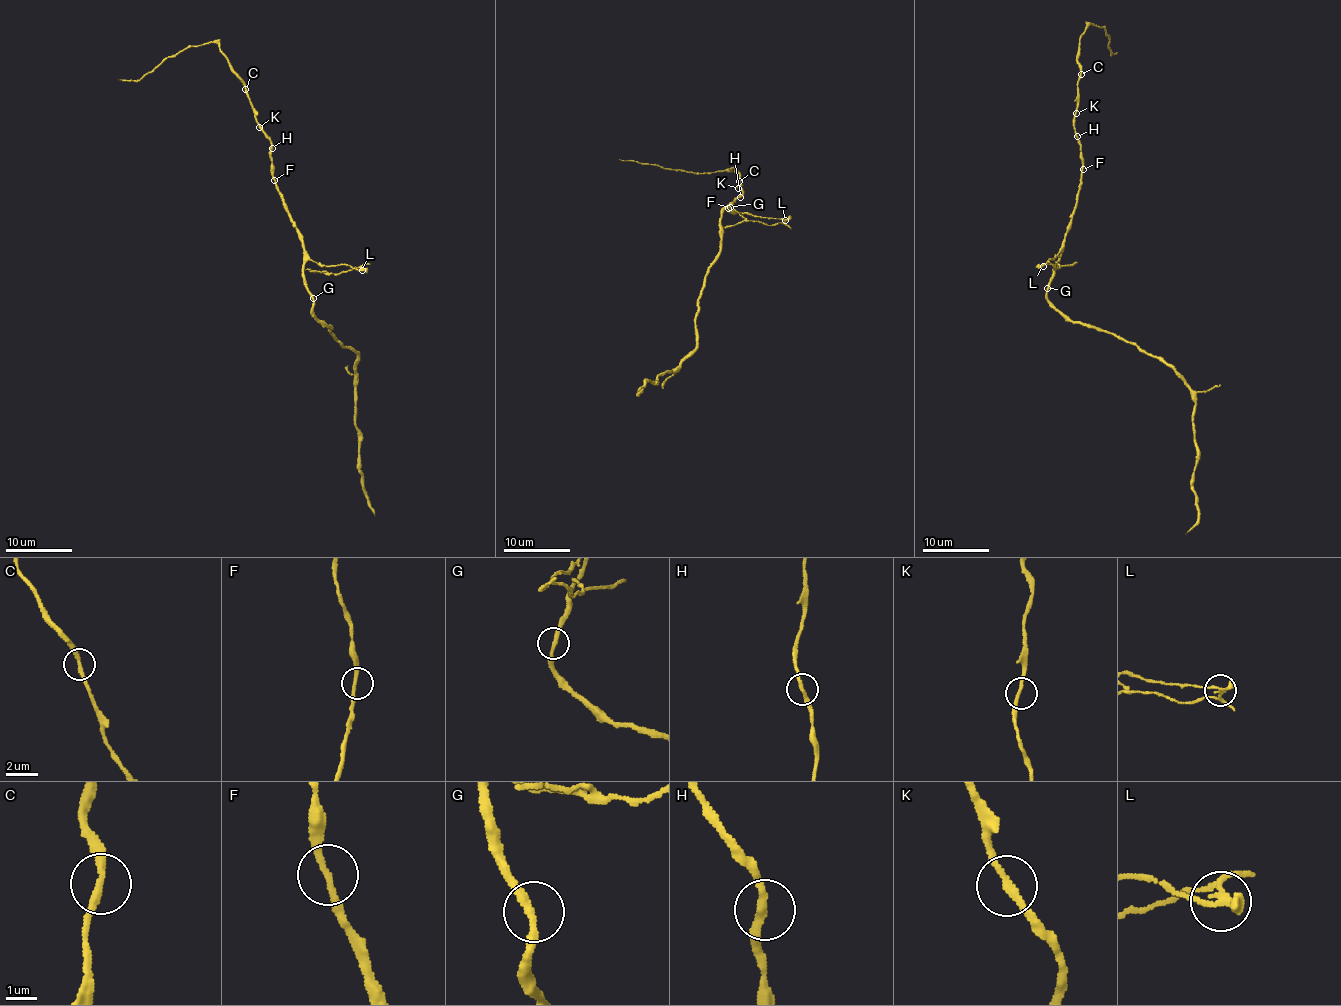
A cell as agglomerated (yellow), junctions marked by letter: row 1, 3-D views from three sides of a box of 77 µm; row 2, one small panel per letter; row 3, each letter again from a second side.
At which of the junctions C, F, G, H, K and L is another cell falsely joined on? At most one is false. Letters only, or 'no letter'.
L

